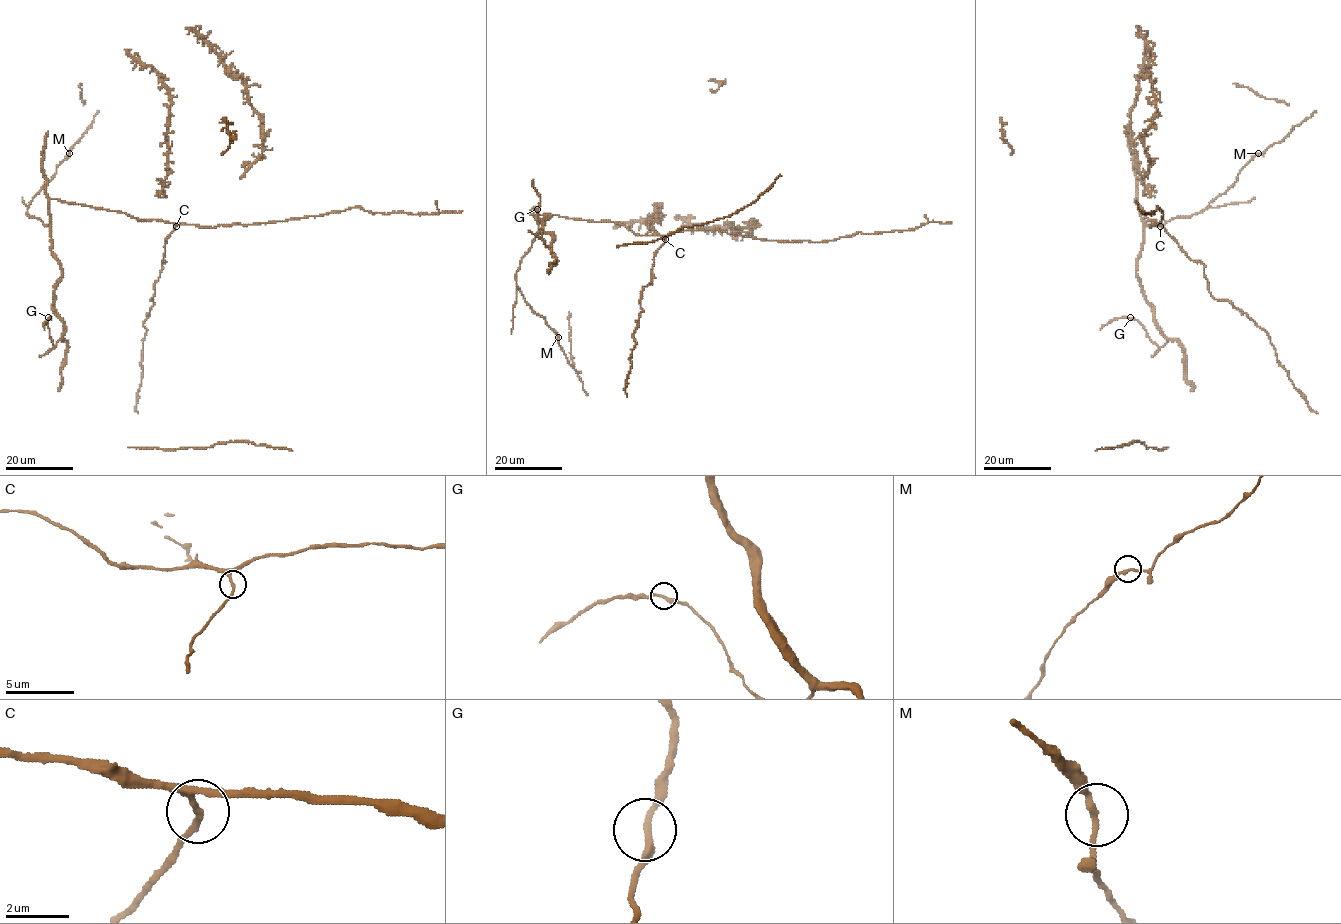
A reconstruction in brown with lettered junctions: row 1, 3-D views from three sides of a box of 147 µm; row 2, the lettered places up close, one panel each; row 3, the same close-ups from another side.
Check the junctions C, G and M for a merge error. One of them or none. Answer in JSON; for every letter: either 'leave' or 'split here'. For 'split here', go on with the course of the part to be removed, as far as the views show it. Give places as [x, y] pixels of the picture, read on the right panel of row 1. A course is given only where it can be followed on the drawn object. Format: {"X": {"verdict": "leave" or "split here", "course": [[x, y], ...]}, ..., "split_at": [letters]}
{"C": {"verdict": "leave"}, "G": {"verdict": "leave"}, "M": {"verdict": "leave"}, "split_at": []}

